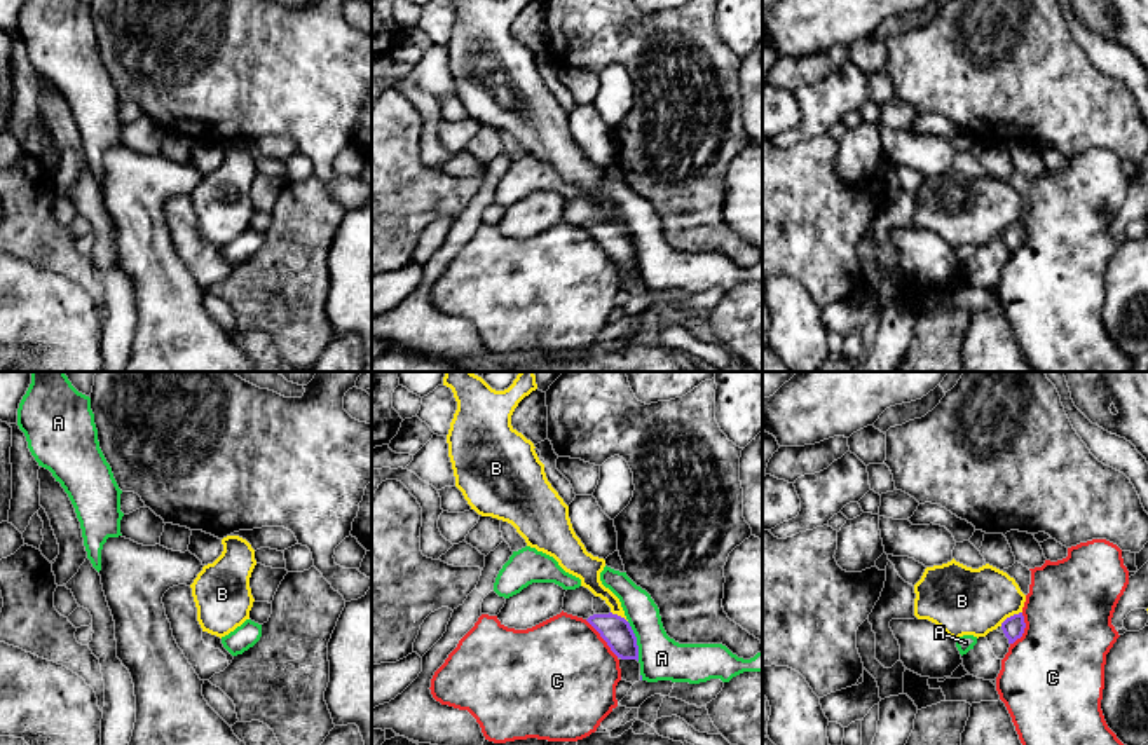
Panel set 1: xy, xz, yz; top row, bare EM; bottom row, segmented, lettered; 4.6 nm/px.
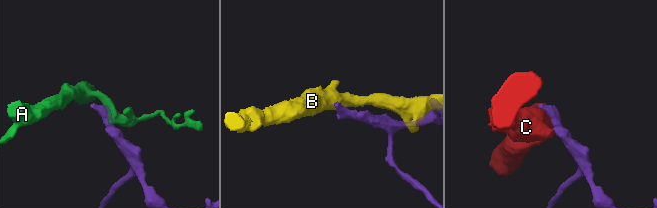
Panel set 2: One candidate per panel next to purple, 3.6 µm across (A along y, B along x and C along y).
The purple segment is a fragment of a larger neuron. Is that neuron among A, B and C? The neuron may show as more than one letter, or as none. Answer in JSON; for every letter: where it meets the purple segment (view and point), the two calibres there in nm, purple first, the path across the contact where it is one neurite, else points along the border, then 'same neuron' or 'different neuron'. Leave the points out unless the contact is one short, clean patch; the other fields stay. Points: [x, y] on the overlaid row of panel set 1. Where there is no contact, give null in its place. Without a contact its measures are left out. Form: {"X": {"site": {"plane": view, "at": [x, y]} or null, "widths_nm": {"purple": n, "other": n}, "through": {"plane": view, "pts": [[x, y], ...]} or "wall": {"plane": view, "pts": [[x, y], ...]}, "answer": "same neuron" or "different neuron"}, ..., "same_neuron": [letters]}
{"A": {"site": {"plane": "xz", "at": [635, 641]}, "widths_nm": {"purple": 140, "other": 200}, "answer": "different neuron"}, "B": {"site": {"plane": "yz", "at": [1011, 616]}, "widths_nm": {"purple": 100, "other": 320}, "wall": {"plane": "yz", "pts": [[1021, 611], [1000, 625]]}, "answer": "different neuron"}, "C": {"site": {"plane": "xz", "at": [602, 637]}, "widths_nm": {"purple": 140, "other": 500}, "answer": "different neuron"}, "same_neuron": []}

